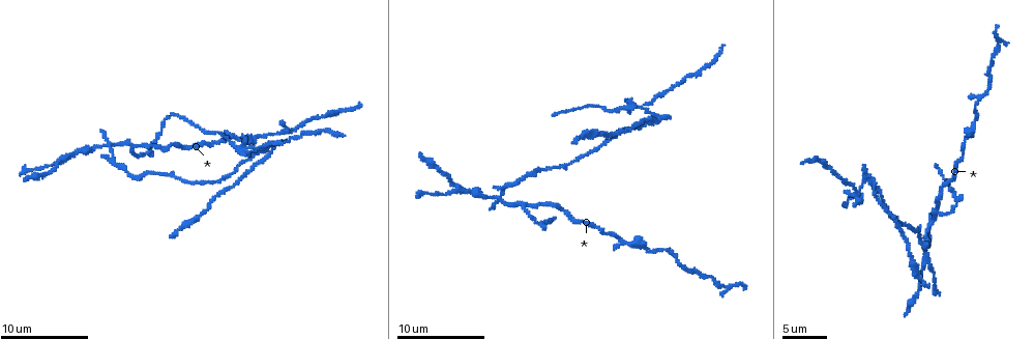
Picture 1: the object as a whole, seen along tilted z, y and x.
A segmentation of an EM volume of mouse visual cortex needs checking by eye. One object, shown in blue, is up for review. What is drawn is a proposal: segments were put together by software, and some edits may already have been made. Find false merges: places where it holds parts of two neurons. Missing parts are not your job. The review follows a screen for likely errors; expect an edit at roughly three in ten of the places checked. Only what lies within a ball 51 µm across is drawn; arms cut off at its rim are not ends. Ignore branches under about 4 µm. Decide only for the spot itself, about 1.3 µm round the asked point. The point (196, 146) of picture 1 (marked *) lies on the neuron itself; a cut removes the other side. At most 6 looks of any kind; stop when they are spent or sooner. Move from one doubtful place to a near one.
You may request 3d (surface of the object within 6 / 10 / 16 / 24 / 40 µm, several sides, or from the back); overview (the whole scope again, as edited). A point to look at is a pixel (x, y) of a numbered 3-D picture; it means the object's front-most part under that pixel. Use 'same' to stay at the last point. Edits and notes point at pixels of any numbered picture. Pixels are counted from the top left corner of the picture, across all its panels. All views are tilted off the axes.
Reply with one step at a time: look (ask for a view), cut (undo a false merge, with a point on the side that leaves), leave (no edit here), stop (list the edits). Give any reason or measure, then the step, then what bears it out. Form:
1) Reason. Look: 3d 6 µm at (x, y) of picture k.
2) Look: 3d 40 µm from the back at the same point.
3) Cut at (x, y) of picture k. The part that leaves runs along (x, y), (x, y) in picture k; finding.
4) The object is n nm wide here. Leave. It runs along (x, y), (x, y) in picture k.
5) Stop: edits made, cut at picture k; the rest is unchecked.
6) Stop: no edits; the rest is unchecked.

Three-way junction. Look: 3d 10 µm at (235, 135) of picture 1.

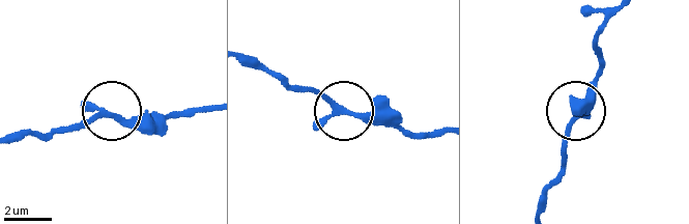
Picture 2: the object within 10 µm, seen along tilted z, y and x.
The object is 200 nm wide here. Leave. It runs along (247, 57), (346, 114), (398, 117) in picture 2; one neuron here.

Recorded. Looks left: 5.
A fork. Look: 3d 10 µm at (926, 261) of picture 1.

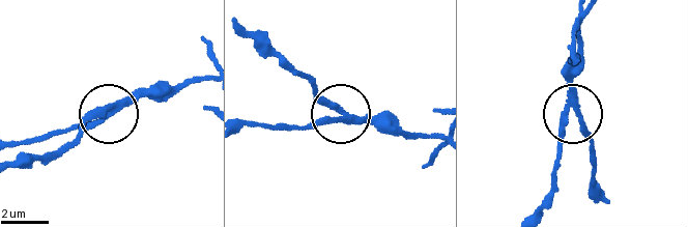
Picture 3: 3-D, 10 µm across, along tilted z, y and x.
Cut at (313, 123) of picture 3. The part that leaves runs along (341, 120), (275, 130), (246, 125) in picture 3; two neurons meet here.

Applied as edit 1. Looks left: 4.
Look: overview.

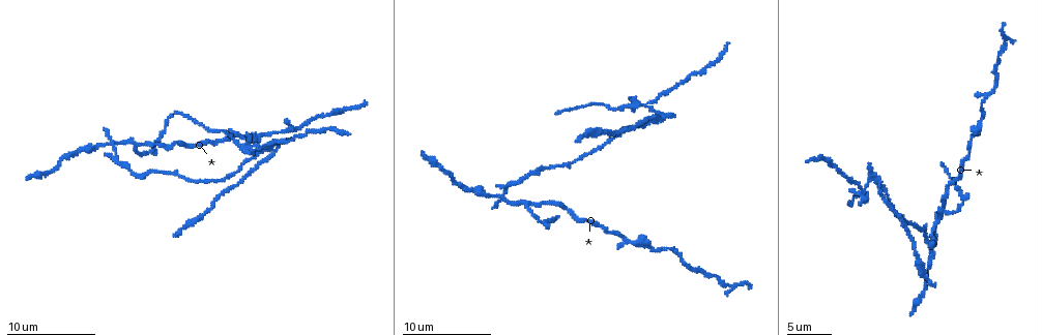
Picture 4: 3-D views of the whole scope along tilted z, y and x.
Four arms meet. Look: 3d 10 µm at (501, 195) of picture 4.

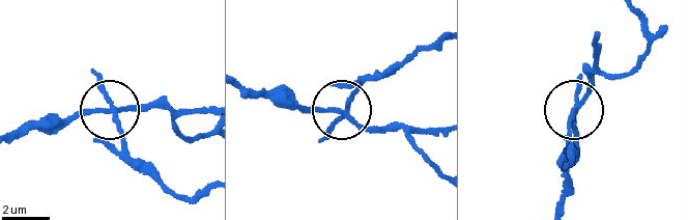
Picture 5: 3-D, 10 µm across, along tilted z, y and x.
Look: 3d 6 µm at (345, 108) of picture 5.

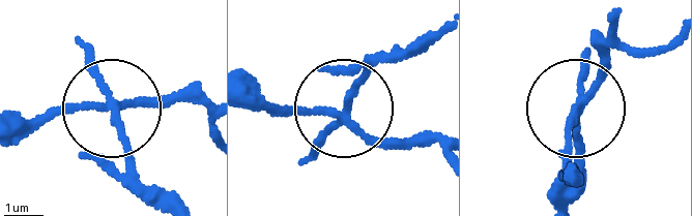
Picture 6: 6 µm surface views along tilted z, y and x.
Cut at (91, 60) of picture 6. The part that leaves runs along (115, 108), (130, 170), (175, 207) in picture 6; two neurons meet here.

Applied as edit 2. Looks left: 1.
Stop: edits made, cut at picture 3, cut at picture 6; the rest is unchecked.

